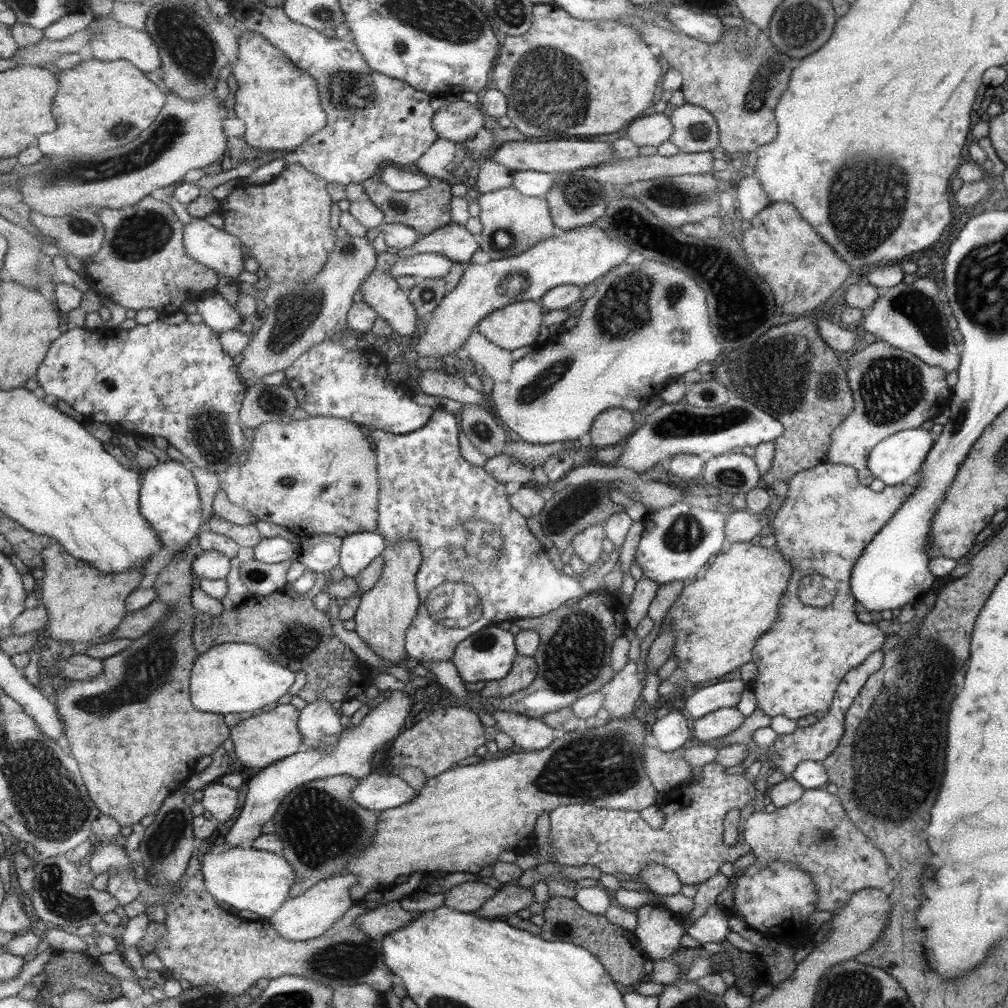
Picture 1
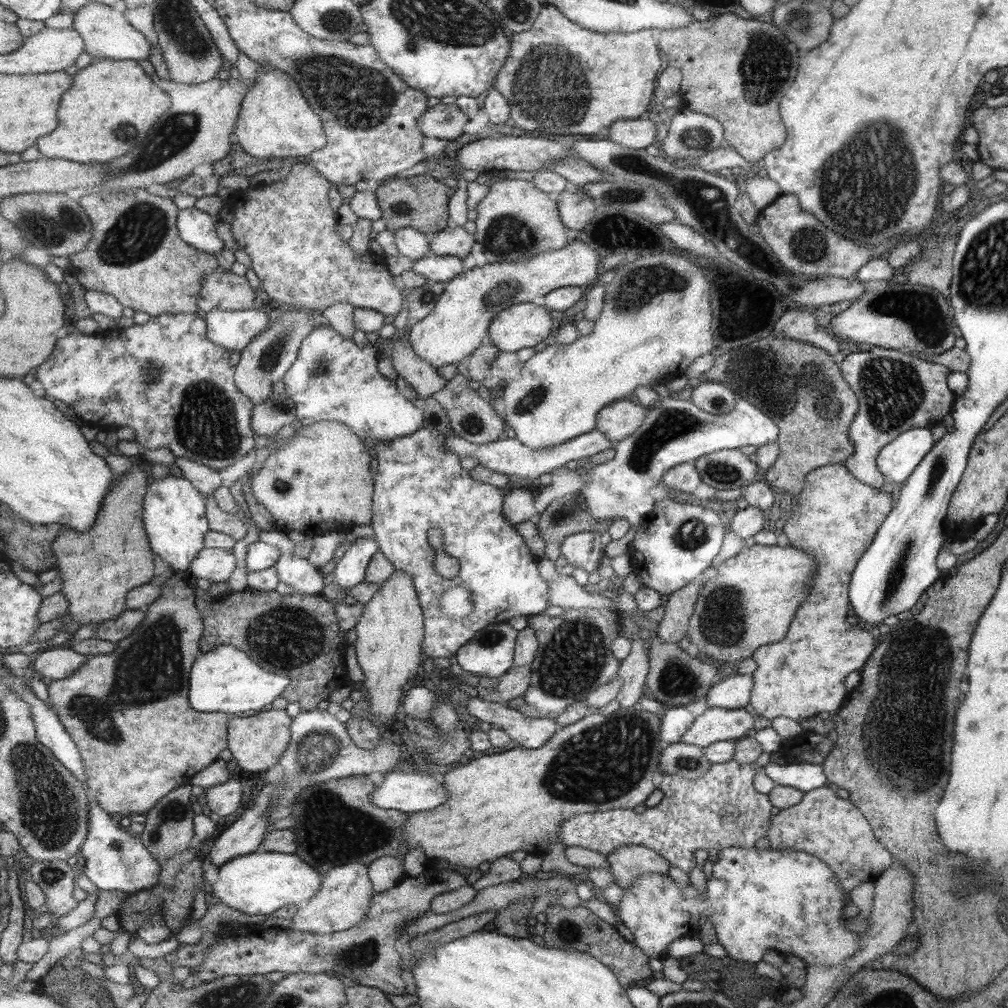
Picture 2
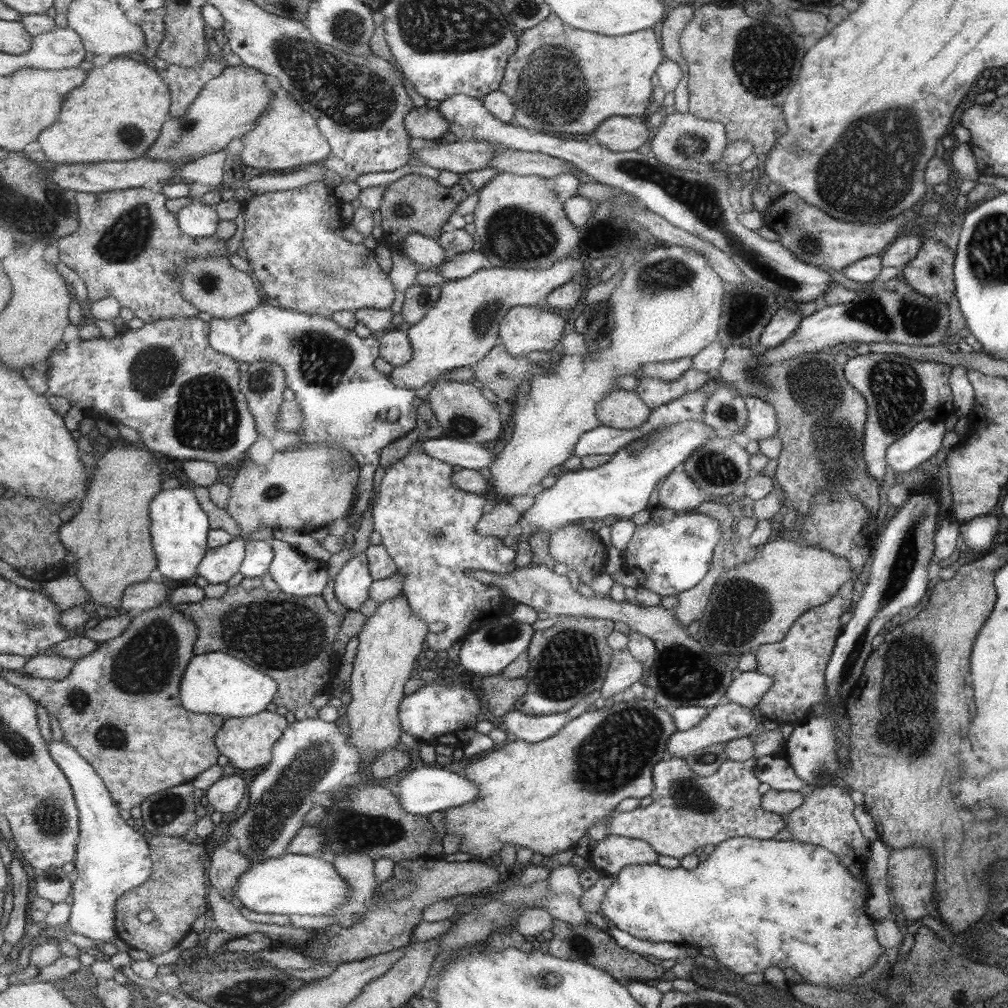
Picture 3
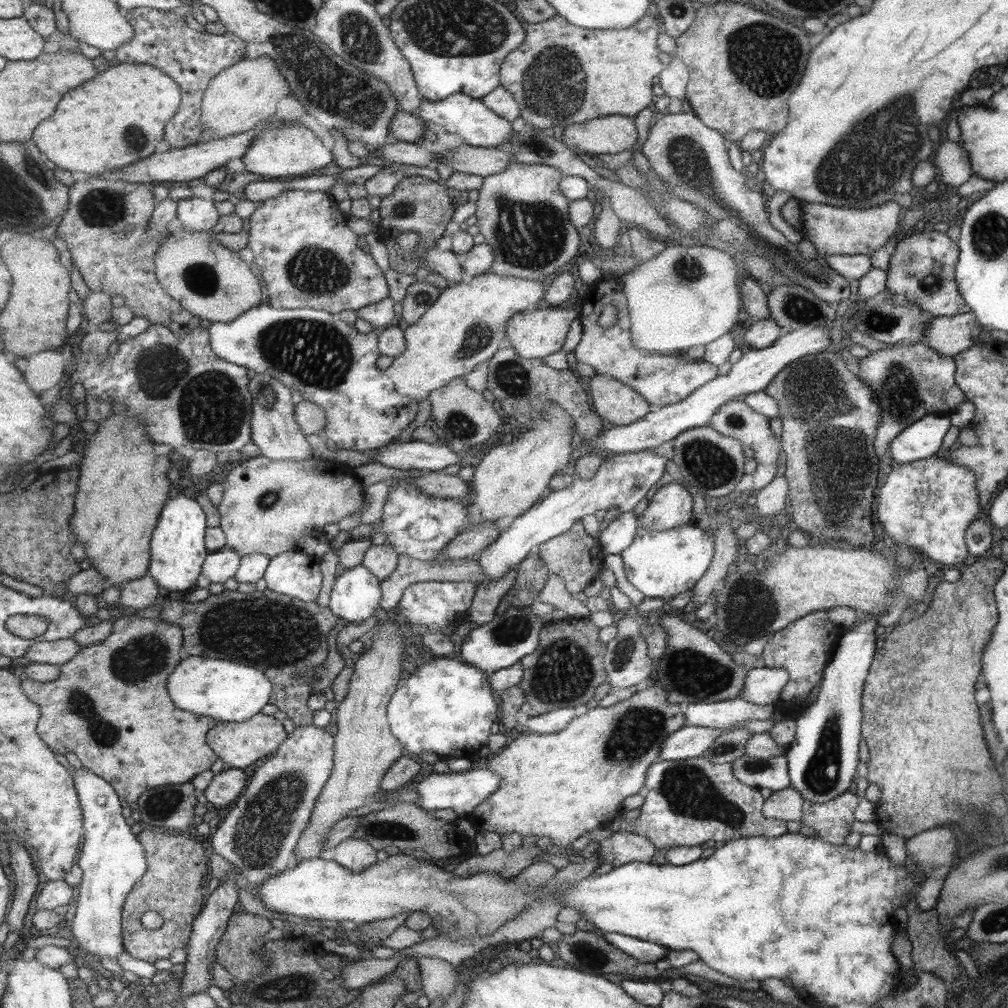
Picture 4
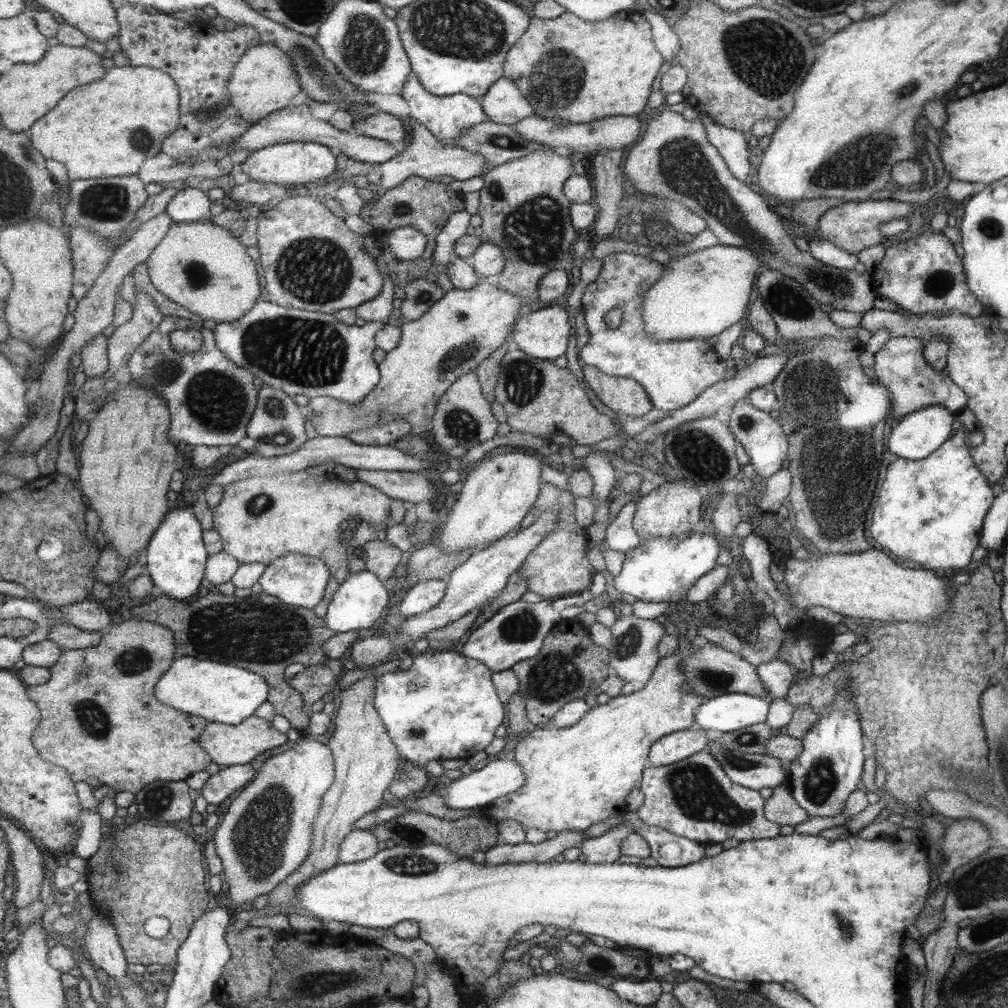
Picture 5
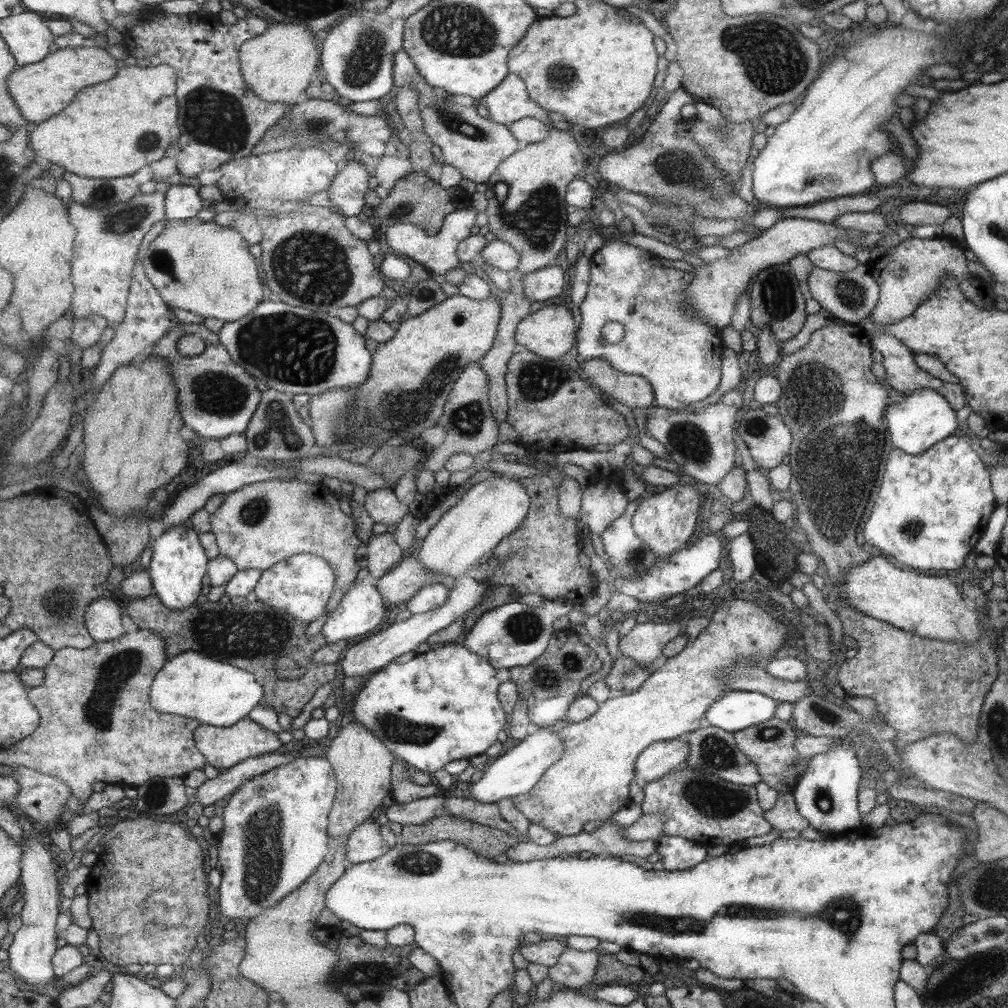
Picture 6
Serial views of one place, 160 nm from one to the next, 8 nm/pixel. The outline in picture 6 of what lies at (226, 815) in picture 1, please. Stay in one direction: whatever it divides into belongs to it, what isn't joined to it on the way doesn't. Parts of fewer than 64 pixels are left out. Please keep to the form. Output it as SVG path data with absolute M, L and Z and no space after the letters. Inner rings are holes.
M268 753L260 757L248 758L233 768L220 771L220 774L214 779L207 779L205 785L201 786L196 793L196 803L203 807L213 805L225 796L235 794L252 778L291 764L295 762L295 759L293 754L286 753Z

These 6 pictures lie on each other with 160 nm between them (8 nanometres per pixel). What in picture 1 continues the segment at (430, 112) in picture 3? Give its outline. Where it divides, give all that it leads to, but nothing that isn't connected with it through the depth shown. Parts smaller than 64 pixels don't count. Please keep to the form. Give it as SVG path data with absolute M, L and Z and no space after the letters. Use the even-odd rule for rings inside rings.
M458 100L443 104L432 118L432 126L437 136L451 142L463 142L467 136L475 135L483 128L484 114L475 105Z

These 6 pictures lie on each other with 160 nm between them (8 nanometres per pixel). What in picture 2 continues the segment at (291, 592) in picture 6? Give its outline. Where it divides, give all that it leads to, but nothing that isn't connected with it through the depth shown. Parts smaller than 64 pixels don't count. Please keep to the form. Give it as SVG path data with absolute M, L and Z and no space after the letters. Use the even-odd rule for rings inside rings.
M287 531L281 532L281 534L277 534L277 532L263 532L263 534L261 534L259 532L258 536L259 538L260 536L263 536L263 542L268 542L273 546L280 548L281 558L277 561L276 569L281 582L293 586L296 590L296 594L322 596L323 588L325 588L326 584L325 580L321 578L320 568L315 566L308 557L300 558L299 556L295 556L295 552L293 552L295 542L287 536Z

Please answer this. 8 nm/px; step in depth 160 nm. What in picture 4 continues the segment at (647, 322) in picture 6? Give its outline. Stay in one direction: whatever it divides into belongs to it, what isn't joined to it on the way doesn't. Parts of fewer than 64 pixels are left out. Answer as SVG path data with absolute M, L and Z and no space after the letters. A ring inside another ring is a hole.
M604 276L598 283L589 286L581 299L581 310L577 320L581 324L582 334L573 350L575 362L587 364L597 375L604 375L633 387L637 394L653 403L655 408L681 402L701 385L713 381L713 378L717 376L717 367L711 366L701 358L684 359L683 353L686 352L664 355L633 348L632 336L629 334L631 319L628 302L619 277ZM606 304L617 308L617 320L612 327L607 327L607 329L598 325L599 315Z

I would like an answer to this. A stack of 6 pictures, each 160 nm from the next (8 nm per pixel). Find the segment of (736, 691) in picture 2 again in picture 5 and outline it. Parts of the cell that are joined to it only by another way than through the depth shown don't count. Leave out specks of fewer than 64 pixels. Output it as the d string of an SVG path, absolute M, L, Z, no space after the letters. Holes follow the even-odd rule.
M772 659L755 667L759 680L770 694L771 701L786 697L793 684L793 668L781 659Z

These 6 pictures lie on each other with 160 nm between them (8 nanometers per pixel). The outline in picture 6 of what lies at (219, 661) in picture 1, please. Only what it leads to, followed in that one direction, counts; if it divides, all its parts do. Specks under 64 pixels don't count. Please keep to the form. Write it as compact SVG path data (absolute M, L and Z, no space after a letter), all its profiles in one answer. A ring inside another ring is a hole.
M187 652L169 658L152 682L152 705L163 714L189 717L203 725L229 728L259 706L265 696L264 686L247 670L211 660L199 652Z

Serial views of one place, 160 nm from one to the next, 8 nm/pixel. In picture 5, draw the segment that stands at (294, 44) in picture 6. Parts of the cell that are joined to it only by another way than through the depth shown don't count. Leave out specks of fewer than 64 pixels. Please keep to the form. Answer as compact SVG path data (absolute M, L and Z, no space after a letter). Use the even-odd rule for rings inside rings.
M259 43L248 48L228 84L231 104L239 110L239 116L252 123L273 112L292 107L295 96L299 96L301 90L304 88L291 57L273 43Z

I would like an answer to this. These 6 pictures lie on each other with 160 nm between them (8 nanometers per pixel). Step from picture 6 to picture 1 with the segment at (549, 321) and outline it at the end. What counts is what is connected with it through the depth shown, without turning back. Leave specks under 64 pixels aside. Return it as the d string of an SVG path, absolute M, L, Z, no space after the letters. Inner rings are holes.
M535 301L517 302L490 313L476 327L486 340L509 352L529 346L541 326L541 306Z

